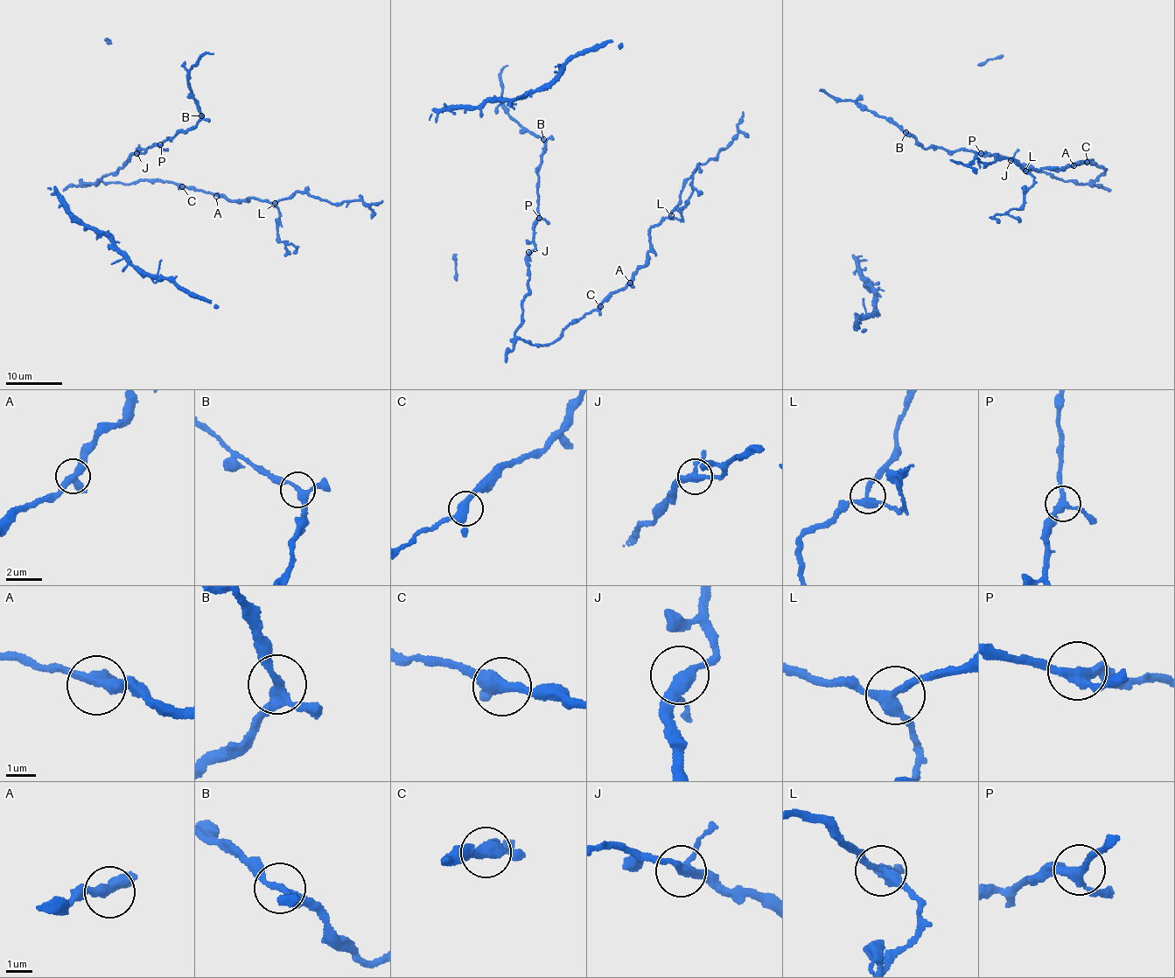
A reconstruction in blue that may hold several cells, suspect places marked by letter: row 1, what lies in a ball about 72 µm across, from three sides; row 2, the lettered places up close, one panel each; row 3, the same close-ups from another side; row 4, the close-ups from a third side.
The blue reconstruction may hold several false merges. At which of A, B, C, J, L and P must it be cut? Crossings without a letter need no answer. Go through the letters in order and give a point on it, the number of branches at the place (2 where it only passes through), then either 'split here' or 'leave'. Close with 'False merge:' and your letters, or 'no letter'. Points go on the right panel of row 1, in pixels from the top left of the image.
A: place (1073, 165); branches 3; leave
B: place (905, 132); branches 3; leave
C: place (1087, 162); branches 3; leave
J: place (1010, 160); branches 3; leave
L: place (1025, 171); branches 3; leave
P: place (981, 153); branches 3; leave
False merge: no letter

